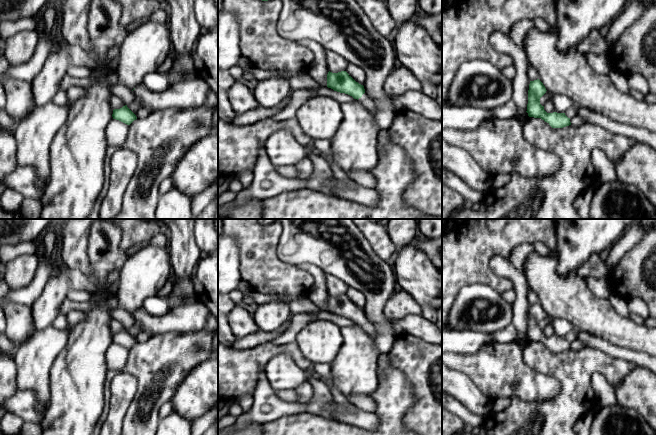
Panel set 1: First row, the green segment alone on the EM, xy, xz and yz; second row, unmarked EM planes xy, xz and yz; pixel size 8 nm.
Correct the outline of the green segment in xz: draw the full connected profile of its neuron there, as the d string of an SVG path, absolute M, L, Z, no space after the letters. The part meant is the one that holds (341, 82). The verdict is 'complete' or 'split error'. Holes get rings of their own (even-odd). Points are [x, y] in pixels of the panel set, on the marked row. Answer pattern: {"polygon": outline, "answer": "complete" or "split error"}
{"polygon": "M346 71L328 72L327 87L357 99L372 115L376 113L375 102L365 92L364 86L356 82Z", "answer": "split error"}

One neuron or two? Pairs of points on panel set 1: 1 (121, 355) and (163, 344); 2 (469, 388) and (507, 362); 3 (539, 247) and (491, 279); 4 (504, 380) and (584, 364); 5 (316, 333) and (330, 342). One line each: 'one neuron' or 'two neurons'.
1: two neurons
2: two neurons
3: two neurons
4: two neurons
5: one neuron

